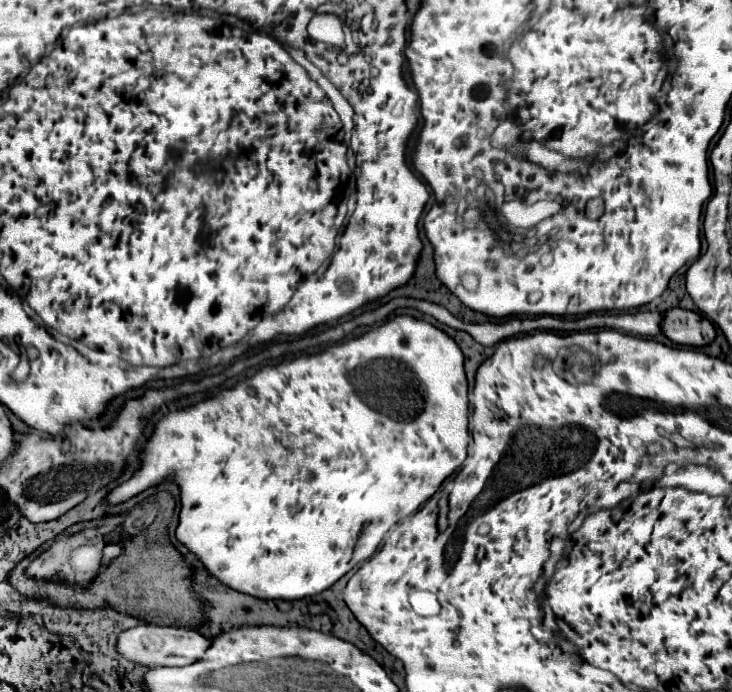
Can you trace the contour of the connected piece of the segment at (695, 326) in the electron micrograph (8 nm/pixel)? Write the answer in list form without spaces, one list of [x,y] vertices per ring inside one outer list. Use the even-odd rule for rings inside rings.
[[[672,308],[664,314],[662,334],[676,344],[684,346],[708,346],[716,338],[714,324],[692,310]]]

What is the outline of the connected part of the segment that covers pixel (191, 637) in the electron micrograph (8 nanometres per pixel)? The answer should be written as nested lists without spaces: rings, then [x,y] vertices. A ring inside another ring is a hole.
[[[140,624],[130,630],[124,630],[116,638],[116,652],[124,656],[124,660],[142,664],[148,668],[154,666],[184,666],[196,662],[208,648],[210,638],[204,638],[200,632],[192,628],[180,626],[156,626],[156,624]]]

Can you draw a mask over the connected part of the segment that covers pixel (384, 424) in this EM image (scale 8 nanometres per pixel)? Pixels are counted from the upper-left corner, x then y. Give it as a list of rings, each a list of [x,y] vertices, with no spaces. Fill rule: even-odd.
[[[400,314],[358,338],[330,344],[326,350],[310,356],[282,360],[278,364],[264,366],[254,376],[240,380],[230,390],[222,390],[216,396],[204,398],[202,402],[168,412],[156,426],[152,436],[146,440],[146,446],[140,450],[138,472],[112,488],[104,498],[106,504],[118,506],[128,502],[130,498],[142,494],[148,488],[156,488],[164,482],[172,482],[180,488],[180,522],[176,526],[176,540],[186,546],[190,554],[194,554],[202,566],[214,576],[220,584],[244,592],[248,596],[260,600],[302,600],[308,596],[316,596],[338,582],[350,568],[358,562],[370,558],[384,534],[400,520],[414,514],[426,500],[430,500],[440,484],[466,460],[468,456],[468,380],[464,374],[464,356],[458,344],[440,328],[430,322],[412,318],[408,314]]]

